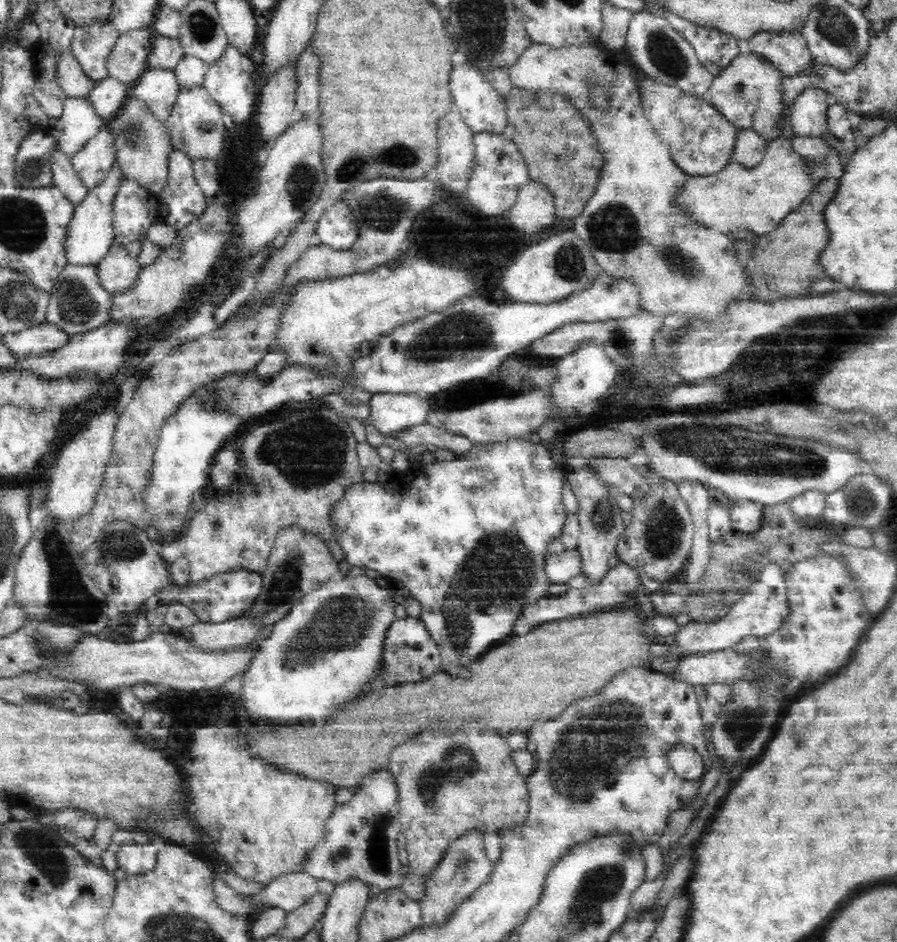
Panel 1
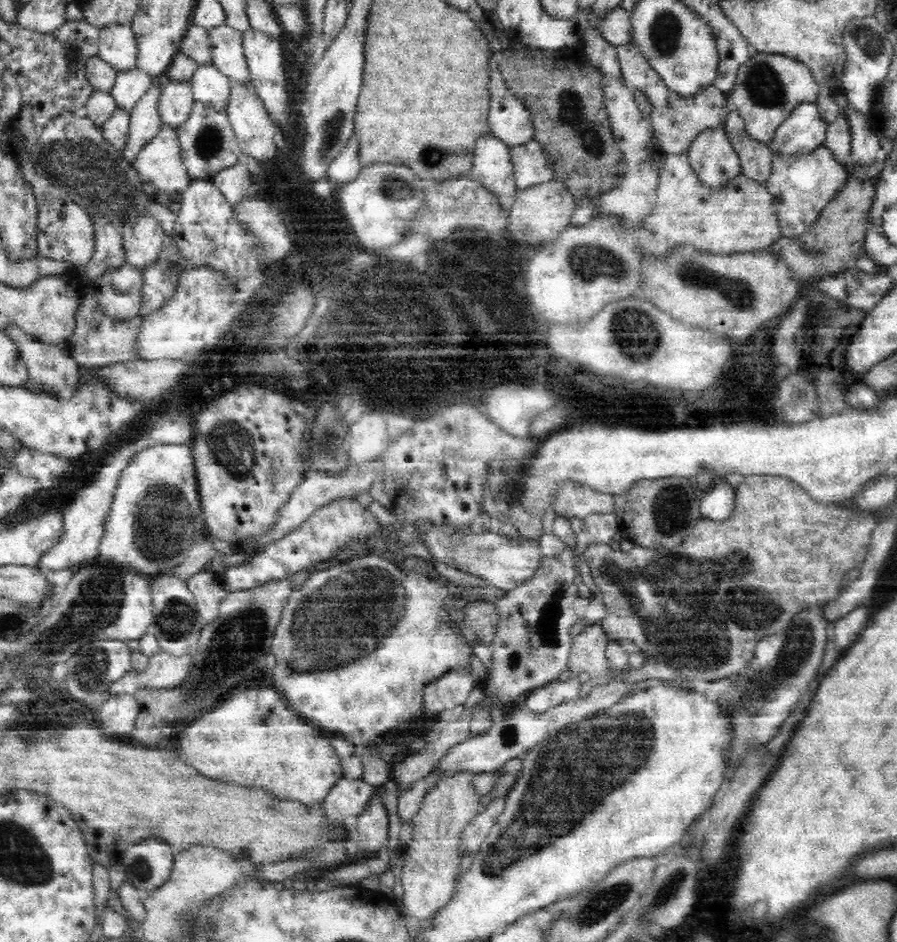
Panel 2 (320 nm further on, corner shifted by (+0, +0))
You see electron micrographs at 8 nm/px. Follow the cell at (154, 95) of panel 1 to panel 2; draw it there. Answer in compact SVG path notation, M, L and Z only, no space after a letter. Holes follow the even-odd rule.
M170 79L166 84L161 81L158 85L154 111L161 122L175 127L184 122L194 99L188 80Z

